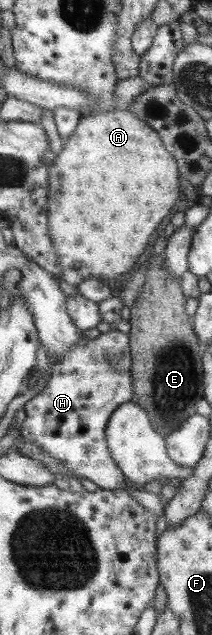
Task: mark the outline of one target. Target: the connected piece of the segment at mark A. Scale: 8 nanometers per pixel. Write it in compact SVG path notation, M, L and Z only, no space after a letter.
M116 107L112 111L82 116L74 133L67 141L64 141L61 152L55 158L55 164L50 167L52 195L50 195L50 205L48 206L49 234L55 243L55 250L59 254L59 262L63 271L62 278L68 284L76 287L90 278L96 278L103 282L118 281L122 275L132 271L136 267L136 263L140 261L140 257L144 255L144 251L148 249L148 243L150 243L152 235L156 233L158 225L172 211L172 207L176 205L176 201L180 197L180 192L182 193L179 169L175 156L167 150L159 132L150 123L146 123L138 115L134 115L129 109Z

